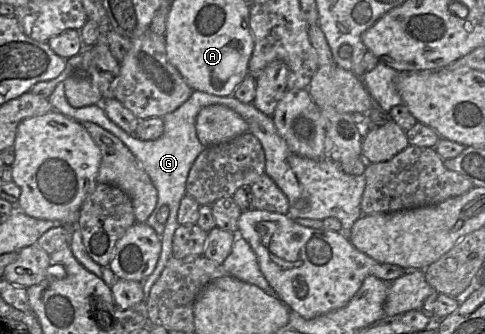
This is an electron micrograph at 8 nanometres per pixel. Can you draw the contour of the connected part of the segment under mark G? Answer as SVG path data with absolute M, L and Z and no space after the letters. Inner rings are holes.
M65 75L62 77L62 80L59 81L54 92L48 98L54 110L79 122L95 123L117 136L140 162L158 191L157 205L155 207L155 210L146 221L146 224L152 227L156 231L158 236L162 239L162 251L155 270L142 283L144 291L143 301L147 301L152 286L159 279L167 265L167 262L172 257L173 237L176 229L180 226L178 223L178 212L181 200L187 194L186 183L188 175L196 158L205 148L199 141L196 133L197 115L201 111L201 109L210 105L223 105L230 108L231 110L233 110L233 108L231 107L234 107L234 105L230 105L226 102L221 102L220 96L211 95L202 91L193 91L193 93L185 103L183 103L175 111L162 117L164 122L164 132L162 136L156 140L145 141L137 138L134 134L128 134L113 121L111 121L104 112L101 104L84 106L81 108L75 108L71 106L65 96L64 79ZM164 205L168 206L170 209L169 218L165 225L157 221L157 214L160 208Z

